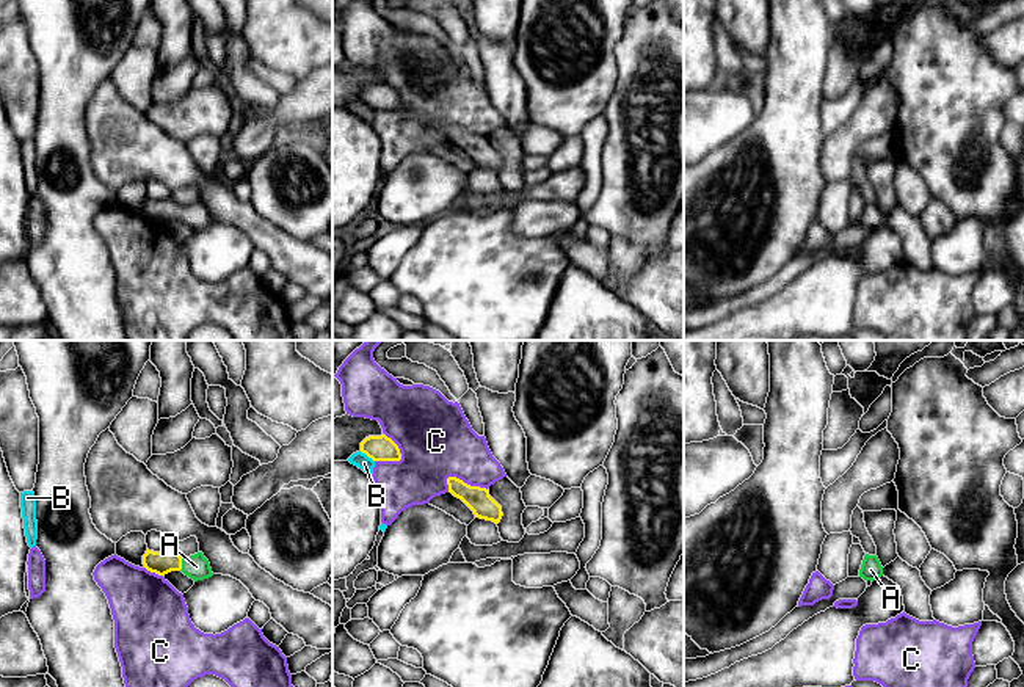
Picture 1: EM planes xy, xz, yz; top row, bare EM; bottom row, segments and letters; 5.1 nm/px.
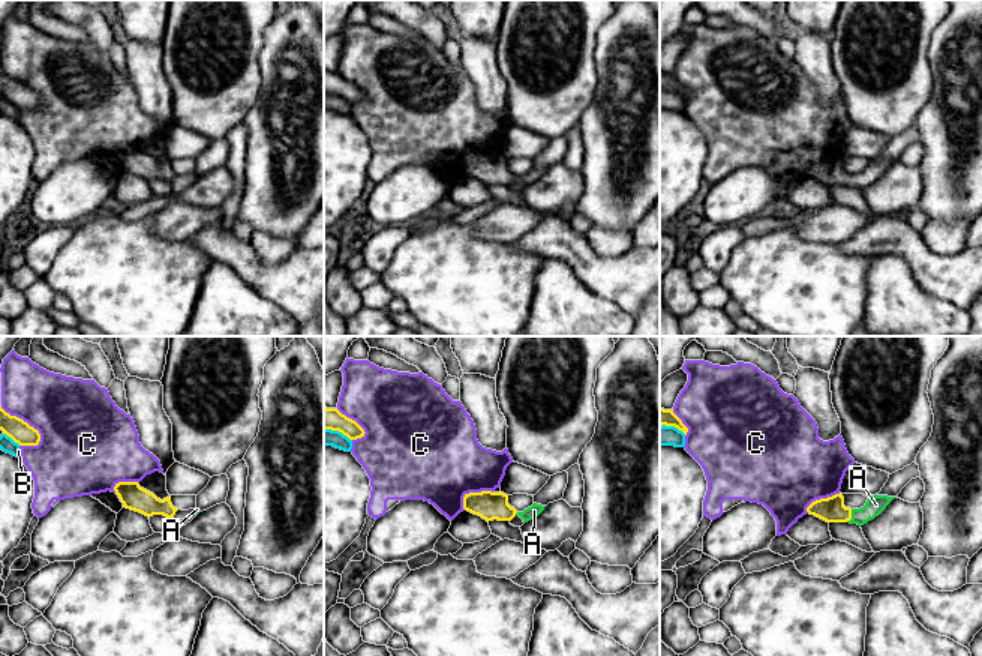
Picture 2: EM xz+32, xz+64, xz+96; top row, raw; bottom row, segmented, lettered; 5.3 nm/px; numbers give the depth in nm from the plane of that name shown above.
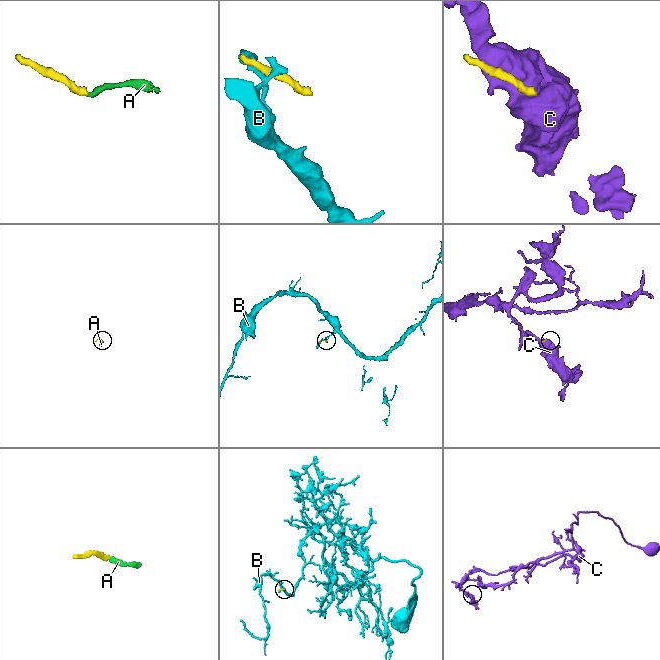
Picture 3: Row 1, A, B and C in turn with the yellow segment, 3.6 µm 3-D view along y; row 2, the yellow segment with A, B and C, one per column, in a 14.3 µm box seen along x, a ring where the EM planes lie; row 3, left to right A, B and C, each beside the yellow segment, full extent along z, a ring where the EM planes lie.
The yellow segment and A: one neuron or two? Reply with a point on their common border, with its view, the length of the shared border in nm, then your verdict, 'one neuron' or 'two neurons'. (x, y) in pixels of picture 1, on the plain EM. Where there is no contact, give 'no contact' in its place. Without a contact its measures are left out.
meets yellow in xy at (181, 214); contact 70 nm long; one neuron

